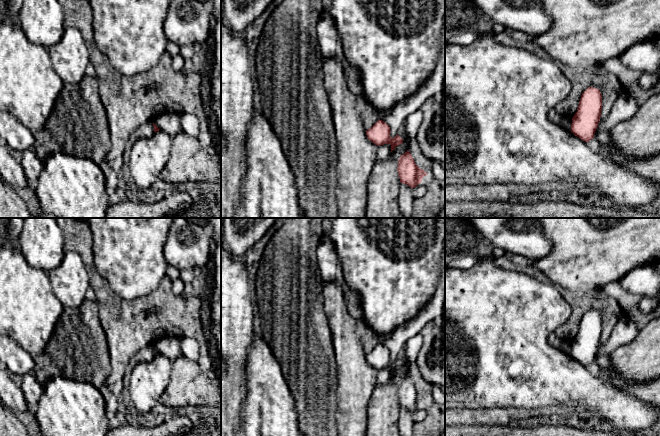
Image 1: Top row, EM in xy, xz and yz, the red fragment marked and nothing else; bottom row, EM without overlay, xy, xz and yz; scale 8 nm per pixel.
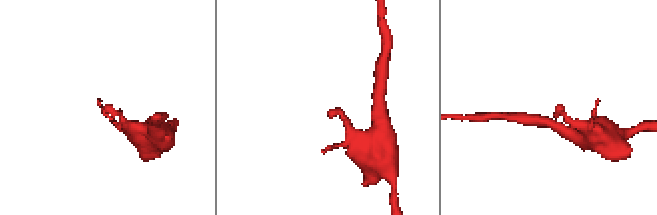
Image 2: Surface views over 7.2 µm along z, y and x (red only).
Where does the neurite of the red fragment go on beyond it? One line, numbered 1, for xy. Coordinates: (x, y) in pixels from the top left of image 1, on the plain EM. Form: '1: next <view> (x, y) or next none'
1: next none

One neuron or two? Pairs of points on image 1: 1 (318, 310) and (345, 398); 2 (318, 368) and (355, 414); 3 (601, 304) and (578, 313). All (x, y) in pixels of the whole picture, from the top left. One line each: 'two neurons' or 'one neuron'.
1: two neurons
2: two neurons
3: one neuron

